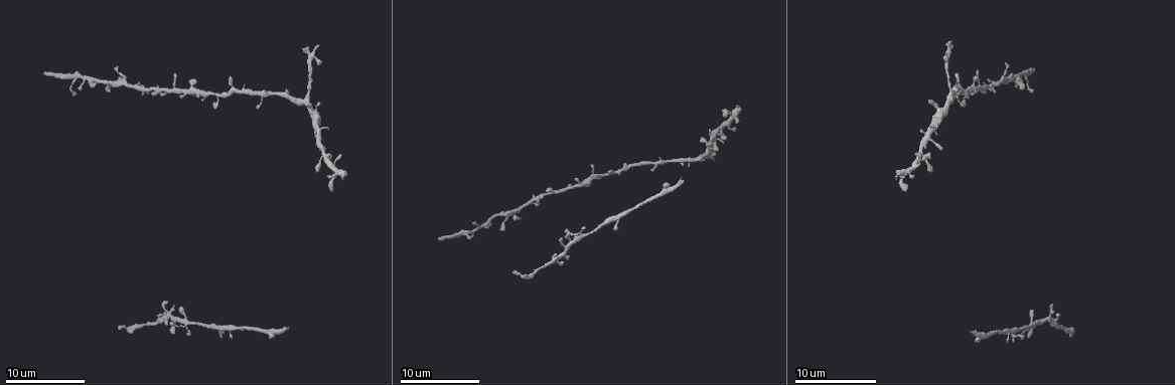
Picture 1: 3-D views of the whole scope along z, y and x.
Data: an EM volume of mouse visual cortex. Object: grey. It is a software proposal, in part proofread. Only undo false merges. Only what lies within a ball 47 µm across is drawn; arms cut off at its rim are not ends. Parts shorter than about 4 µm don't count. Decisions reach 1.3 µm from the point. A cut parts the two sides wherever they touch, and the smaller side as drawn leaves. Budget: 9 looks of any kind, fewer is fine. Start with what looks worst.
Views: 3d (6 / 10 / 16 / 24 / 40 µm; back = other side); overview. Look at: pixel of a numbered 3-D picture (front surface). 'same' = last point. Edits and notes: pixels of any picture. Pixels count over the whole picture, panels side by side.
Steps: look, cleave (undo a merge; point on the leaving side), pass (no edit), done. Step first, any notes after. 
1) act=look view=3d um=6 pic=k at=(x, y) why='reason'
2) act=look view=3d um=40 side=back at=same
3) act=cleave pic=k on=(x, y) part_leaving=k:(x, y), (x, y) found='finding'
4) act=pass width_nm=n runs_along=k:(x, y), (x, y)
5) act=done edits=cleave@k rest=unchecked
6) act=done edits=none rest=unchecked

act=look view=3d um=16 pic=1 at=(303, 98) why='small branch off a trunk'

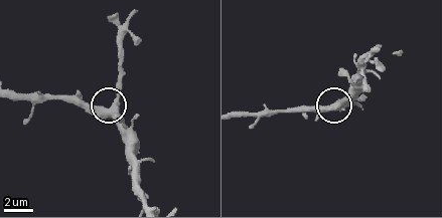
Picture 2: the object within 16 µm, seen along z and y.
act=look view=3d um=6 pic=2 at=(337, 106)

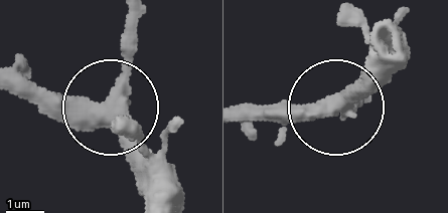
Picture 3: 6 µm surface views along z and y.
act=pass arms=3 runs_along=3:(171, 196), (114, 99), (133, 13) found='one cell here'

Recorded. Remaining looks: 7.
act=look view=3d um=10 pic=1 at=(1030, 325) why='thick turns thin'

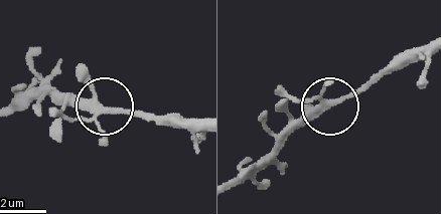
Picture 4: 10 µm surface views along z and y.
act=pass width_nm=260 found='one cell here'

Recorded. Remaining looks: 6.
act=look view=3d um=16 pic=1 at=(503, 215) why='thick turns thin'

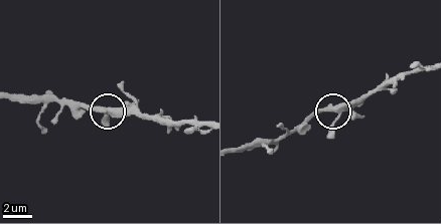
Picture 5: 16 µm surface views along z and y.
act=pass width_nm=360 runs_along=5:(427, 64), (398, 73), (332, 110), (311, 113), (294, 126) found='continuous, no second cell'

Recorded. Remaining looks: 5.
act=look view=3d um=10 pic=1 at=(216, 96) why='three arms meet'

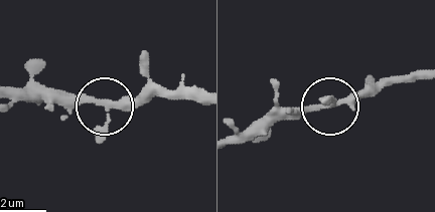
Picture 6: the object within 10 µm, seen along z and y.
act=pass found='all the same cell'

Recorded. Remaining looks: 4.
act=done edits=none rest=unchecked

